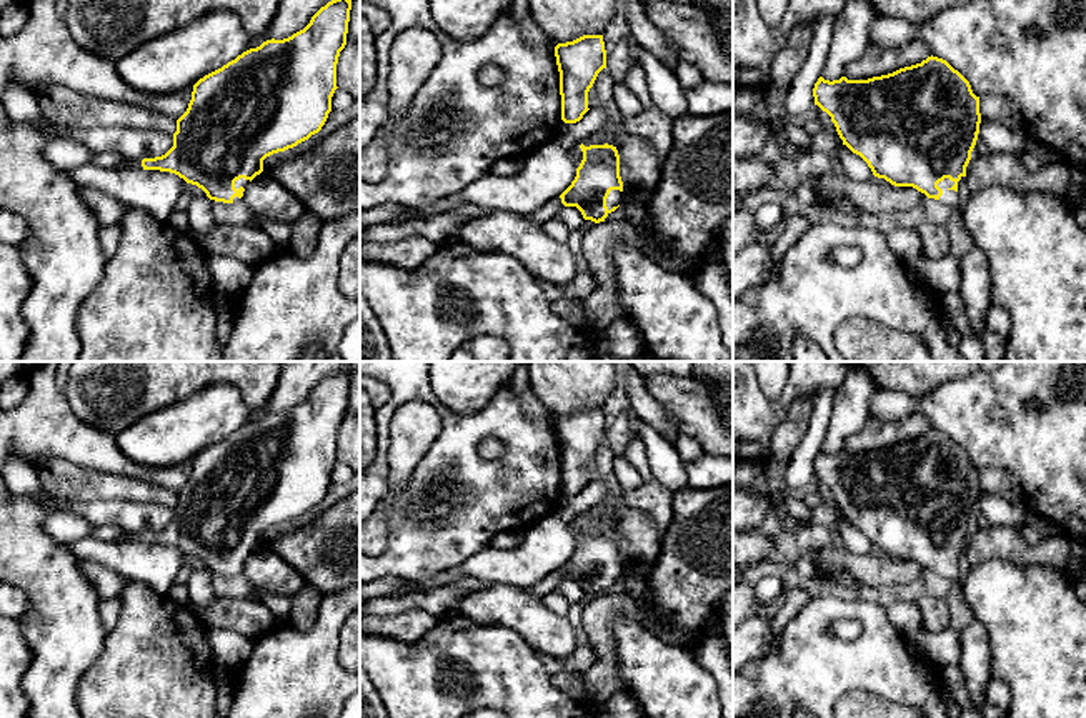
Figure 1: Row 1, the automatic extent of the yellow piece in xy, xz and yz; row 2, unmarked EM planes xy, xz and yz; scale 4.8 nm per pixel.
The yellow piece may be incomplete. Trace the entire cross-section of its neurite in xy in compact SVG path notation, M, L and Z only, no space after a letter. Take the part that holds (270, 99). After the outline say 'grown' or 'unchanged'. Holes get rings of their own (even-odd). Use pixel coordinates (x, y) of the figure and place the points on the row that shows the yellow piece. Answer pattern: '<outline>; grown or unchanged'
M331 0L310 23L283 40L267 40L205 75L193 85L187 112L177 120L173 147L162 157L143 158L143 170L170 172L202 188L210 200L233 203L243 200L250 182L263 172L263 160L285 152L318 133L331 112L336 87L336 63L346 45L351 0Z; grown

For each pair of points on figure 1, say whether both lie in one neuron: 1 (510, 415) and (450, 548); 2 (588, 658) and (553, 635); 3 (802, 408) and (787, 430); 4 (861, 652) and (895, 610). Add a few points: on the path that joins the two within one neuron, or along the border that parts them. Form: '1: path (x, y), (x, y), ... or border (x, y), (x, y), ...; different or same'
1: path (513, 448), (513, 470), (468, 515); same
2: border (577, 647), (562, 658), (535, 650); different
3: path (798, 413), (792, 425); same
4: border (885, 608), (886, 615), (903, 632); different

